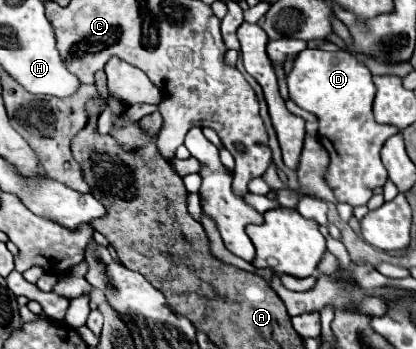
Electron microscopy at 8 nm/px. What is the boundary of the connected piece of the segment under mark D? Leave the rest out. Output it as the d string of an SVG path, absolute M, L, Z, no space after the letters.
M304 49L288 73L290 99L300 103L302 109L318 117L318 137L330 153L330 165L324 173L326 183L340 203L352 207L366 205L374 189L384 187L388 181L386 167L380 161L380 149L388 137L398 133L398 127L380 125L372 115L372 101L376 87L370 69L348 51L320 51Z

